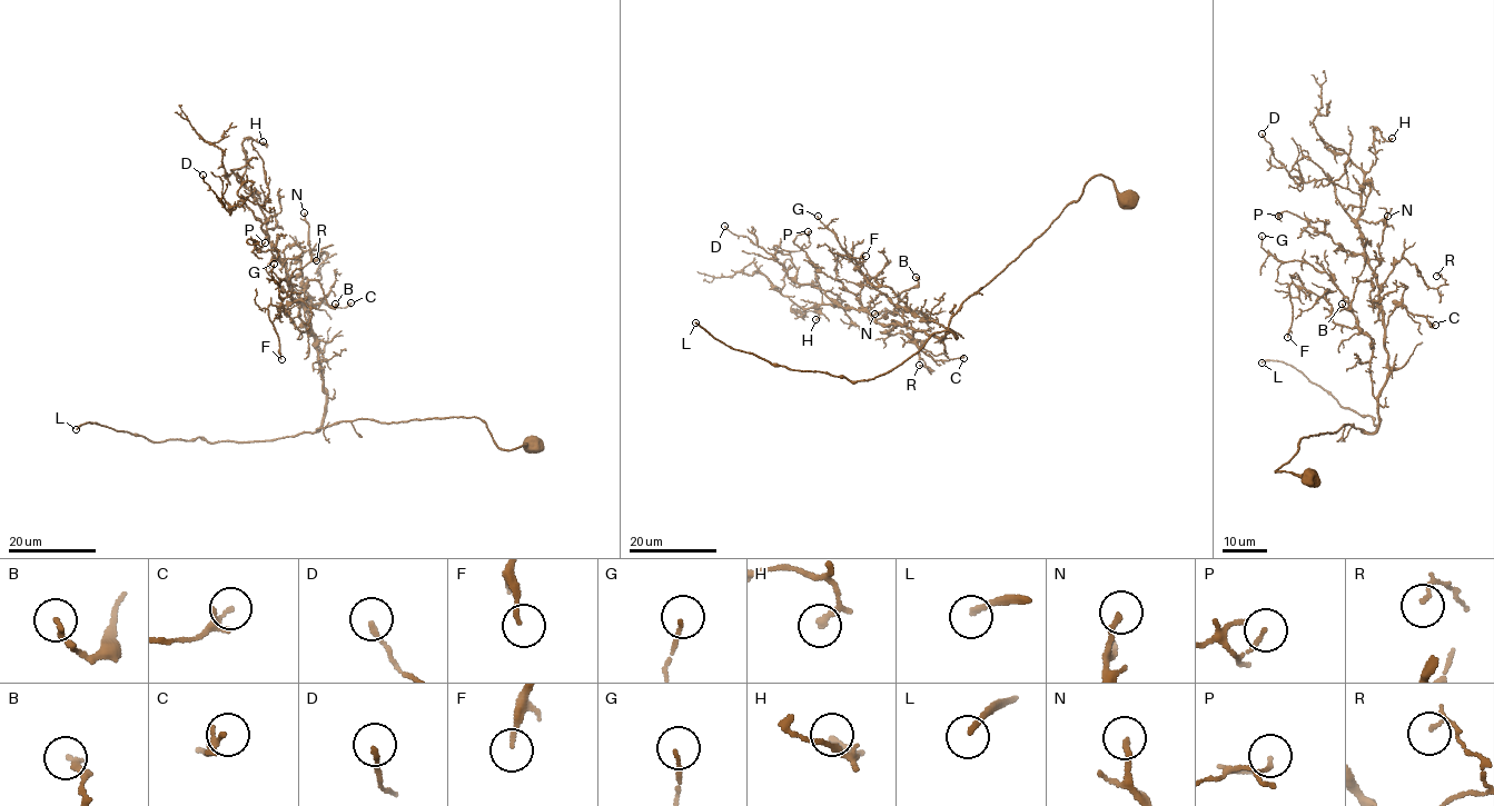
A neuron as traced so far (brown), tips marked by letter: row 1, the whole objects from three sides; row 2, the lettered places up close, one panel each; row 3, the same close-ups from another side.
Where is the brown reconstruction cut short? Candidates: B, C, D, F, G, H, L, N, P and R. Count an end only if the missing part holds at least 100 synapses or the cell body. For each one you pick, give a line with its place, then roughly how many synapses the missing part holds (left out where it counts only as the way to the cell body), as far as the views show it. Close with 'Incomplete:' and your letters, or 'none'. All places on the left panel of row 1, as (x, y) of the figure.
L: Place: (76, 429). Roughly 120 synapses
Incomplete: L

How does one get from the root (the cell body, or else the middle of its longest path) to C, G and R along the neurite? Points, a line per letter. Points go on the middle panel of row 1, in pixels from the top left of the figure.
C: (1123, 198), (1095, 175), (965, 299), (949, 326), (956, 338), (911, 331), (935, 360), (963, 358)
G: (1123, 198), (1110, 179), (1095, 175), (1078, 200), (965, 299), (949, 326), (956, 338), (871, 285), (818, 216)
R: (1123, 198), (1095, 175), (965, 299), (956, 338), (893, 322), (890, 334), (920, 341), (929, 372), (919, 365)

